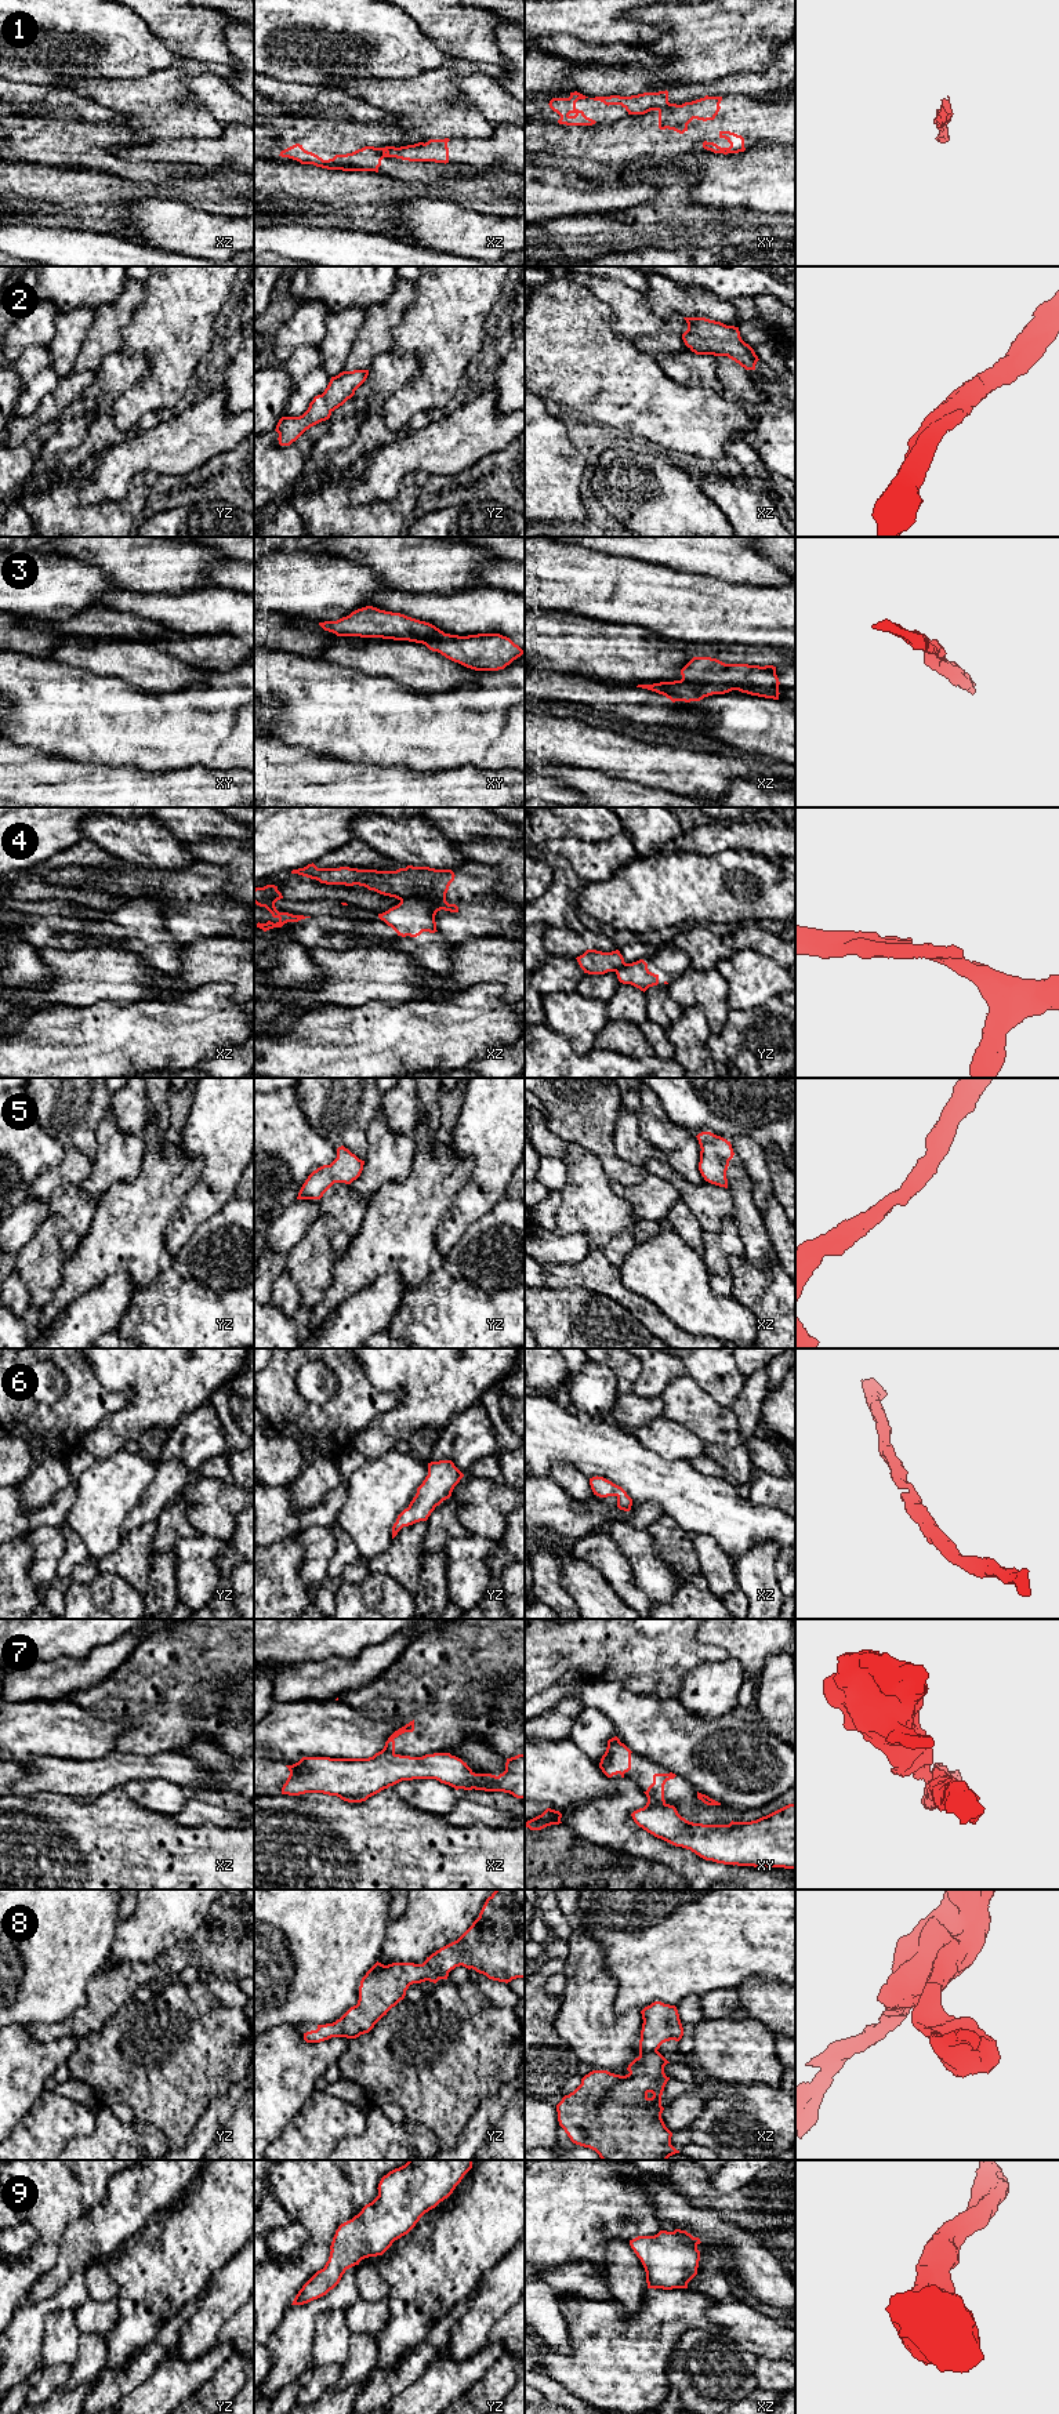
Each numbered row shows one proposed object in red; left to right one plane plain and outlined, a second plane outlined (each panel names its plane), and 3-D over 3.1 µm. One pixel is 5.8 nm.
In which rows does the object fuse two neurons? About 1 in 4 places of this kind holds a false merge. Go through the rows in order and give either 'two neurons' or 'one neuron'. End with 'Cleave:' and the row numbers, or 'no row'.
1: two neurons
2: one neuron
3: one neuron
4: two neurons
5: one neuron
6: one neuron
7: two neurons
8: one neuron
9: one neuron
Cleave: 1, 4, 7

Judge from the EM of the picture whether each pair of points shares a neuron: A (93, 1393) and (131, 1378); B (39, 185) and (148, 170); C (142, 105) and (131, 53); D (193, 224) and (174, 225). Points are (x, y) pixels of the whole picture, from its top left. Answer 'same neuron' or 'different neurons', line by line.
A: different neurons
B: different neurons
C: different neurons
D: same neuron

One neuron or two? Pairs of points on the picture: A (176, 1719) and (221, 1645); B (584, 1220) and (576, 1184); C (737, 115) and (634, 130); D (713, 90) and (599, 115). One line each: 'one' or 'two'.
A: one
B: one
C: one
D: one

